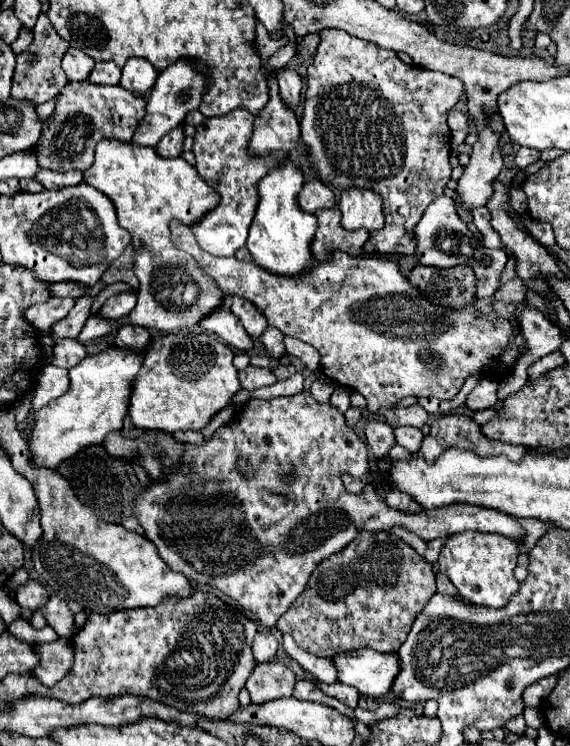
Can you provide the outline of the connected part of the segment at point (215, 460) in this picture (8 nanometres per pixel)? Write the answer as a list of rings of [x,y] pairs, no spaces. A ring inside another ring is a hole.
[[[308,390],[296,394],[296,396],[284,396],[284,398],[272,398],[272,400],[250,400],[240,412],[236,412],[234,416],[234,422],[220,428],[212,440],[200,444],[200,446],[192,446],[188,444],[186,446],[186,466],[182,468],[182,474],[168,474],[168,482],[166,484],[158,484],[154,482],[148,490],[142,490],[142,494],[138,496],[138,500],[132,504],[140,524],[144,526],[146,530],[146,536],[148,540],[152,540],[152,544],[156,546],[158,554],[162,556],[162,560],[174,570],[174,572],[180,572],[184,574],[190,582],[198,584],[198,586],[210,586],[212,590],[218,590],[222,594],[228,594],[232,596],[242,608],[254,612],[258,616],[258,620],[264,624],[264,626],[274,626],[276,620],[290,608],[290,604],[296,600],[296,596],[304,590],[304,586],[308,584],[308,578],[312,574],[312,570],[316,568],[316,564],[320,564],[320,560],[328,558],[330,554],[334,552],[340,552],[348,542],[352,542],[356,538],[358,532],[380,532],[380,530],[388,530],[396,524],[404,526],[406,530],[418,534],[422,540],[434,540],[434,538],[446,538],[450,534],[456,534],[456,532],[464,532],[464,530],[476,530],[476,532],[496,532],[496,534],[504,534],[506,538],[514,540],[516,544],[520,544],[524,538],[526,538],[526,532],[524,528],[520,526],[520,522],[516,522],[512,516],[504,514],[504,512],[496,512],[496,510],[488,510],[488,508],[476,508],[476,506],[470,506],[470,504],[454,504],[452,508],[436,508],[432,512],[420,512],[416,516],[404,516],[402,512],[396,512],[394,508],[388,508],[388,504],[380,498],[380,494],[374,490],[374,488],[366,488],[362,496],[356,496],[356,494],[348,494],[344,490],[344,484],[340,480],[340,474],[348,472],[352,474],[354,478],[362,478],[368,470],[370,470],[370,464],[368,464],[368,446],[364,444],[364,440],[358,438],[358,434],[346,424],[344,420],[344,414],[338,412],[334,406],[330,404],[320,404],[312,398],[312,394]],[[238,470],[248,470],[250,472],[250,478],[244,480]],[[296,470],[298,472],[298,480],[292,482],[292,484],[286,484],[286,476]],[[196,472],[200,474],[202,480],[198,480]],[[186,482],[192,482],[192,486],[186,486]]]

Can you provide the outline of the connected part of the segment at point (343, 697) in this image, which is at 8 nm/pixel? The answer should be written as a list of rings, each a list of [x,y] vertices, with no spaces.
[[[314,682],[324,694],[328,694],[328,696],[334,696],[334,698],[338,698],[340,702],[344,702],[346,706],[350,706],[350,708],[356,708],[356,704],[358,704],[358,690],[356,688],[352,688],[352,686],[346,686],[346,684],[342,684],[342,682],[336,682],[336,684],[324,684],[324,682]]]

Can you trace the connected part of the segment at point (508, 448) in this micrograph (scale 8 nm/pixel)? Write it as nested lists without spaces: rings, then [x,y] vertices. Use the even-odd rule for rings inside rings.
[[[448,414],[444,418],[438,418],[432,424],[430,434],[422,442],[422,456],[428,460],[436,460],[446,448],[460,448],[460,450],[472,450],[478,456],[496,456],[506,454],[512,462],[522,460],[526,448],[514,446],[514,444],[500,444],[498,440],[486,440],[484,434],[480,434],[480,426],[466,416]]]

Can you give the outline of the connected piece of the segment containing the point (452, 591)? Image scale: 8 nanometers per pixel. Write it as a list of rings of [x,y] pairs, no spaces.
[[[438,574],[438,576],[436,576],[436,584],[438,584],[438,592],[440,592],[440,594],[446,594],[446,596],[456,596],[456,598],[460,598],[460,594],[456,592],[456,588],[454,588],[454,584],[448,580],[448,576],[444,576],[444,574]]]

